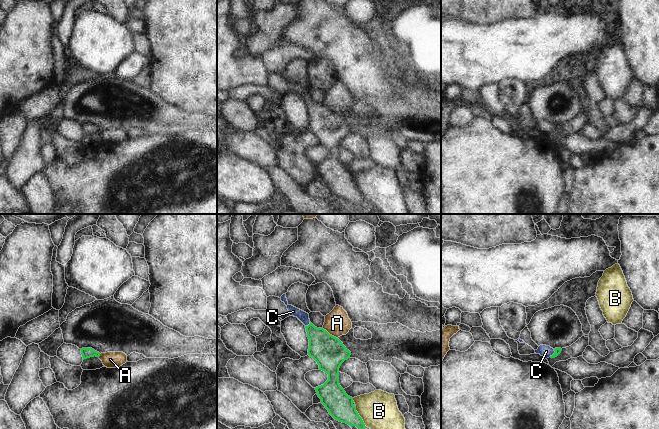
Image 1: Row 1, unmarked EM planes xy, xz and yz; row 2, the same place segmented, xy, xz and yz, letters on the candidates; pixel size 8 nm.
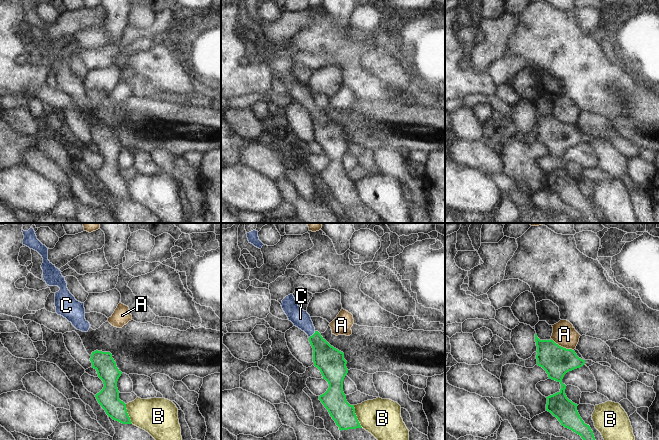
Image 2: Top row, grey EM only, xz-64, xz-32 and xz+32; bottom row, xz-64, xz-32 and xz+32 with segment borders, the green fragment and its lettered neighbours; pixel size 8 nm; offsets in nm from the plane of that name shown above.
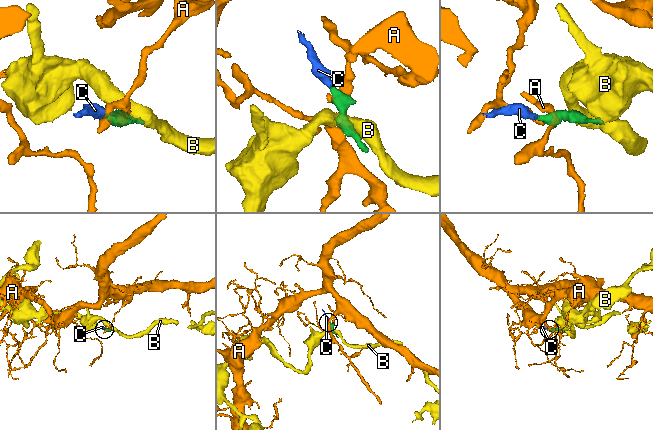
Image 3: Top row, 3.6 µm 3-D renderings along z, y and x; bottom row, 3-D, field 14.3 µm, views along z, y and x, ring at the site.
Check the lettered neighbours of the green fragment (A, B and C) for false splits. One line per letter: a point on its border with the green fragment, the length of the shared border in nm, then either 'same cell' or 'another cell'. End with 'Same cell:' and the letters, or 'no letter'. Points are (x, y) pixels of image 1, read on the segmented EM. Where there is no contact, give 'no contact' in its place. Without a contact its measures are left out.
A: contact xz (329, 334); length 150 nm; another cell
B: contact xz (360, 417); length 180 nm; another cell
C: contact yz (554, 353); length 80 nm; same cell
Same cell: C

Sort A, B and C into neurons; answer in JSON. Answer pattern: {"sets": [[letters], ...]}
{"sets": [["A"], ["B"], ["C"]]}

